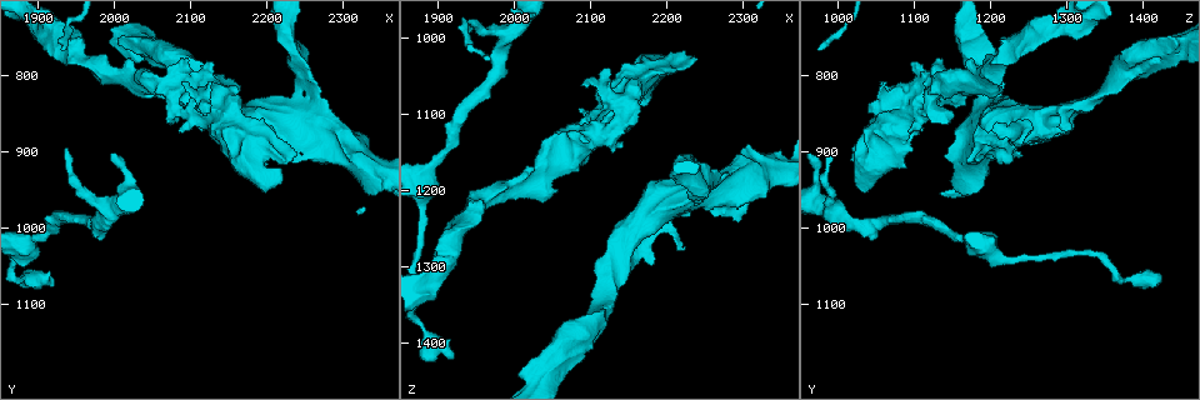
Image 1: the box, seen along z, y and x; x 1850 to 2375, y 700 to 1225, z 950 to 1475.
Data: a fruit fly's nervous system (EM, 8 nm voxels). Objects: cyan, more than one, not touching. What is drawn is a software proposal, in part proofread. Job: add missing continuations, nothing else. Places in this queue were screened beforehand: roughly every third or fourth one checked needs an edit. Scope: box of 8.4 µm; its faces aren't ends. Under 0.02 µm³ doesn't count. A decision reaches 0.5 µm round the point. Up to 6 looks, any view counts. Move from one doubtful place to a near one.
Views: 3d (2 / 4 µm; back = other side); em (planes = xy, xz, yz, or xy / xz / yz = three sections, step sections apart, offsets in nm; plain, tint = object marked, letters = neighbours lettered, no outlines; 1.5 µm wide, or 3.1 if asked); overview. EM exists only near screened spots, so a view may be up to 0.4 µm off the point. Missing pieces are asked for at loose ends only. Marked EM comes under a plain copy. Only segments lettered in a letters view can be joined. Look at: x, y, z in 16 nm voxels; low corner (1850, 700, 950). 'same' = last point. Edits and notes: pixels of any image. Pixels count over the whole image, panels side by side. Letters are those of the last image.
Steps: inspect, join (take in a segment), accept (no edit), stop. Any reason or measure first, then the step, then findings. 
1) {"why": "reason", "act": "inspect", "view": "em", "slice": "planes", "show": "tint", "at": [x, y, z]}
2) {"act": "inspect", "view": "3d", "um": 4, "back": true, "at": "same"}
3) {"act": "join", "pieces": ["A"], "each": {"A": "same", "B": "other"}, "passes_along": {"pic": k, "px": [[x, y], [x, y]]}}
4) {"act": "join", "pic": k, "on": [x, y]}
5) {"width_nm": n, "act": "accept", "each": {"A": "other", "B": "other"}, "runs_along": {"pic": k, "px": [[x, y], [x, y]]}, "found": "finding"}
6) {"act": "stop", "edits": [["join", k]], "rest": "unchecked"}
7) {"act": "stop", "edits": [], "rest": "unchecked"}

{"why": "end of a long branch", "act": "inspect", "view": "em", "slice": "xz", "step": 4, "show": "letters", "at": [1920, 1075, 1420]}

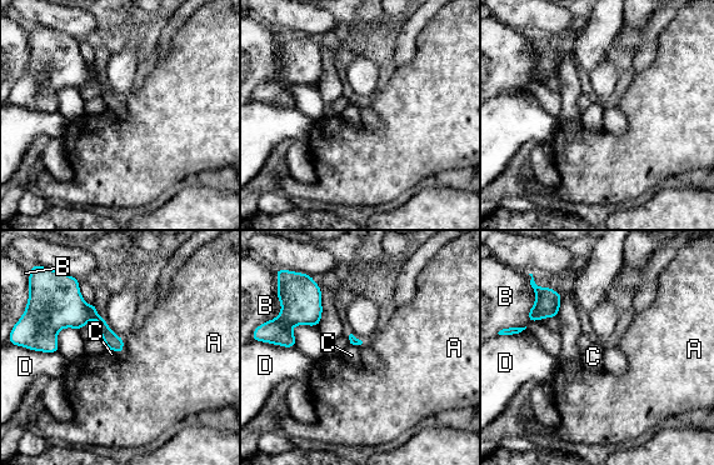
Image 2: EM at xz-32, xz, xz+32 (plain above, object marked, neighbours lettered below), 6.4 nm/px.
{"act": "accept", "each": {"A": "other", "B": "other", "C": "other", "D": "other"}, "border": {"pic": 2, "px": [[363, 343], [350, 344]]}, "found": "none of them fits"}

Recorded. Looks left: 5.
{"why": "branch stops here", "act": "inspect", "view": "3d", "um": 4, "at": [2120, 870, 1310]}

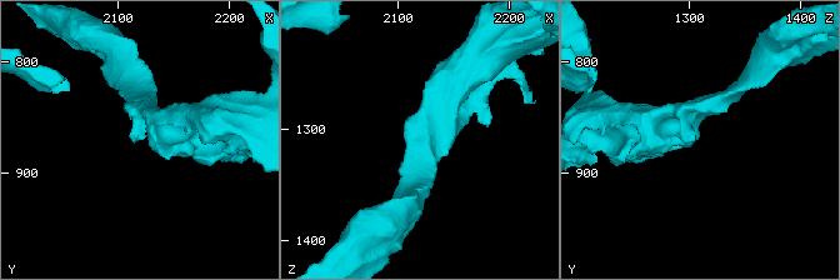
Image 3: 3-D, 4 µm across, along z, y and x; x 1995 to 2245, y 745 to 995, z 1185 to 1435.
{"why": "shape alone is not enough", "act": "inspect", "view": "em", "slice": "planes", "show": "tint", "at": [2114, 870, 1304]}

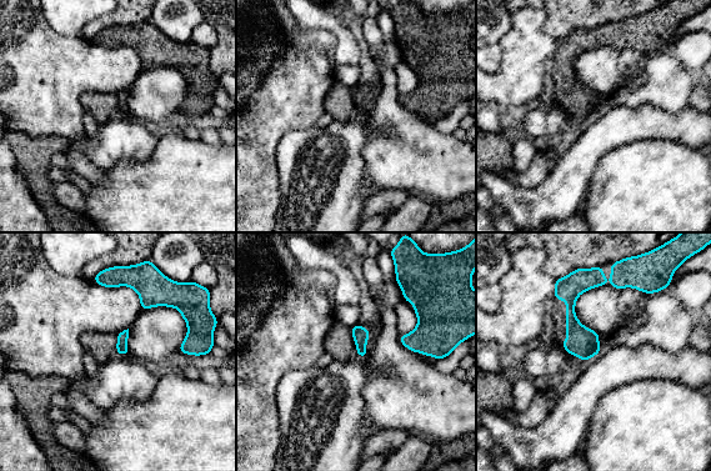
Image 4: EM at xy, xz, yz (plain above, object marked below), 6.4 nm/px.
{"act": "inspect", "view": "em", "slice": "planes", "show": "letters", "at": "same"}

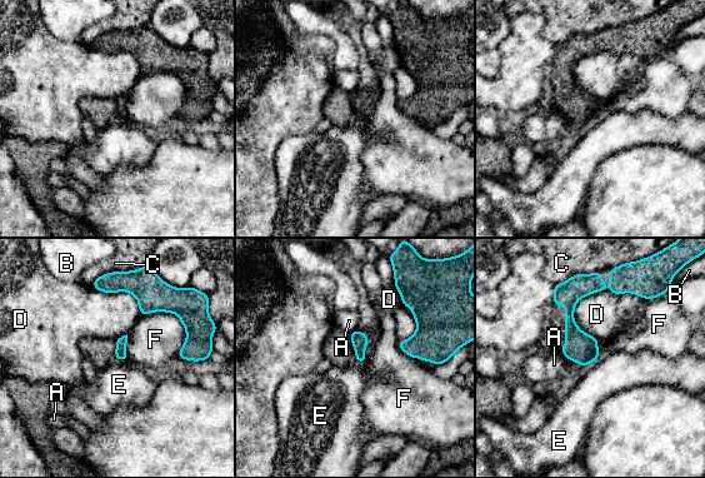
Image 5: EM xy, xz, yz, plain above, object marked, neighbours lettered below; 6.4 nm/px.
{"act": "accept", "each": {"A": "other", "B": "other", "C": "other", "D": "other", "E": "other", "F": "other"}, "found": "none of them fits"}

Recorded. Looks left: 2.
{"why": "thin end", "act": "inspect", "view": "3d", "um": 2, "at": [1935, 900, 990]}

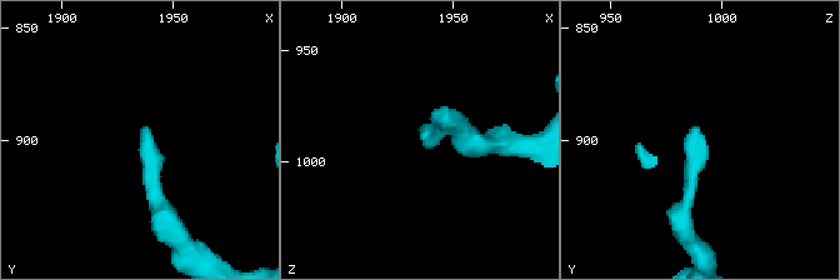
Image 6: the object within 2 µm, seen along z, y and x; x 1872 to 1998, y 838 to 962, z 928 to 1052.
{"why": "need the tissue", "act": "inspect", "view": "em", "slice": "planes", "show": "letters", "at": [1936, 896, 988]}

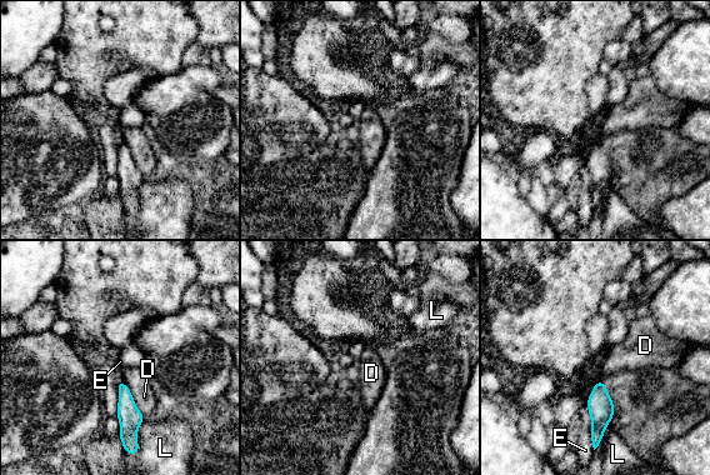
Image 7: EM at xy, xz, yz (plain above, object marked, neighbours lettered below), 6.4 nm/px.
{"longest_contact_nm": ["E", 300], "act": "accept", "each": {"D": "other", "E": "other", "L": "other"}, "runs_along": {"pic": 7, "px": [[121, 385], [133, 451]]}, "found": "no lettered segment goes on from it"}

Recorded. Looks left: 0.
{"act": "stop", "edits": [], "rest": "unchecked"}

